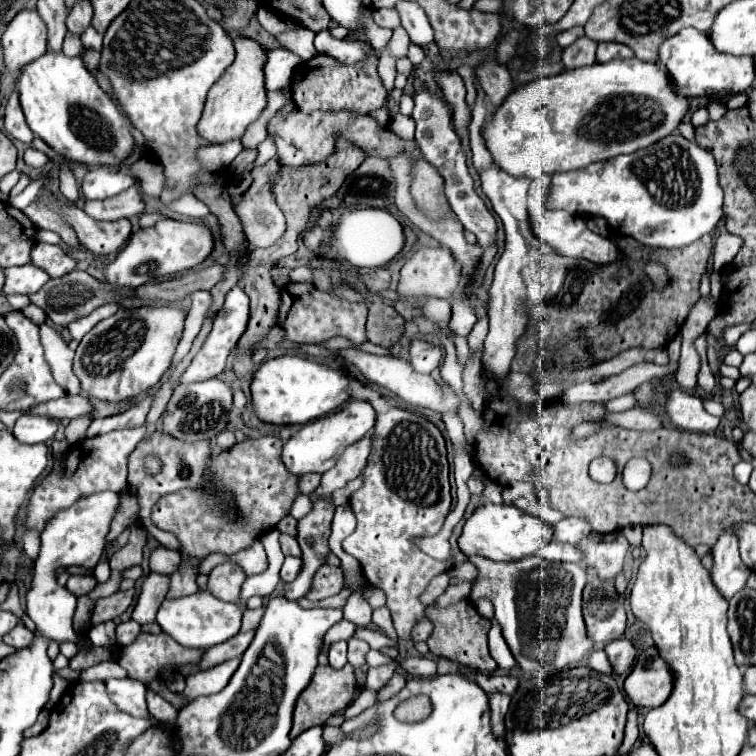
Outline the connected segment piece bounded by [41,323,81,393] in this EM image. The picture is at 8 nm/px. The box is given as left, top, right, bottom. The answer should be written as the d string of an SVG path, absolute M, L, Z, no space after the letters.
M43 323L41 325L41 343L43 343L43 349L45 349L45 361L51 367L53 379L67 393L81 393L79 379L75 379L75 375L71 371L75 351L67 345L65 337L57 329L53 329L51 325Z

